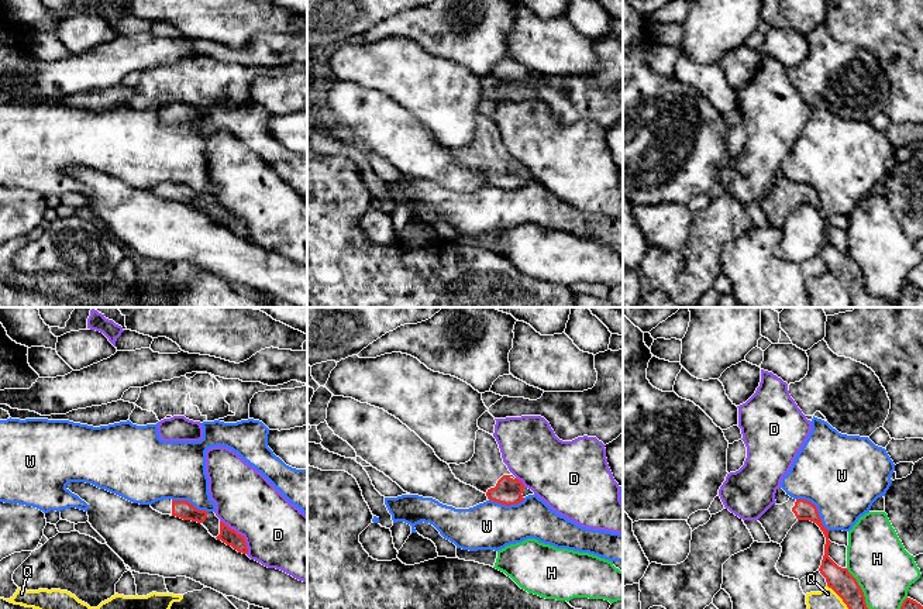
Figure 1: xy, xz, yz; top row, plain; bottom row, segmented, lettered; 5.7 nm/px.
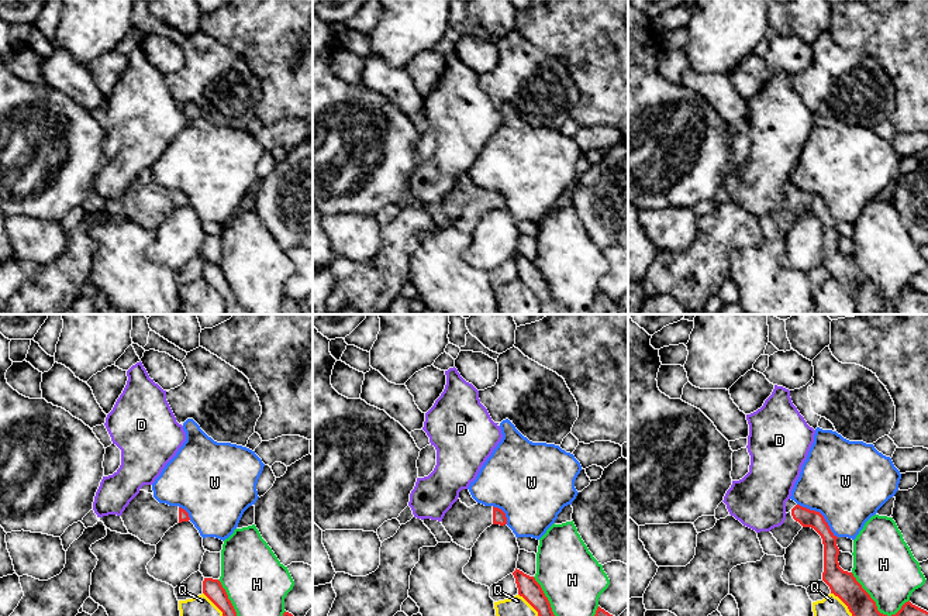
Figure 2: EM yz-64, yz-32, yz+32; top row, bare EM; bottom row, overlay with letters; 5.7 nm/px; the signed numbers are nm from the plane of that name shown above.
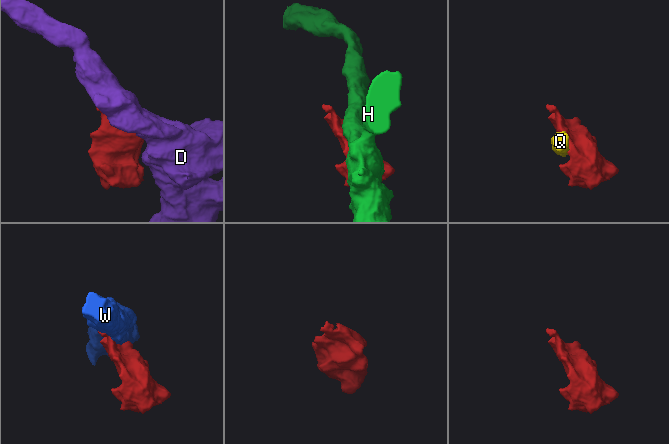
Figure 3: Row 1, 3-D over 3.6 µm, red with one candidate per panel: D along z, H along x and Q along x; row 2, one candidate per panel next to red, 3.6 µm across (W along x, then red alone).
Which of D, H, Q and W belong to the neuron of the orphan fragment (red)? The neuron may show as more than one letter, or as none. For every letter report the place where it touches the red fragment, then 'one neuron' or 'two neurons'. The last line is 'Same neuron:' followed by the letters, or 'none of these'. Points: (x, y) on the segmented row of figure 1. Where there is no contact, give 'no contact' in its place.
D: xy (240, 534) | two neurons
H: yz (860, 588) | two neurons
Q: yz (839, 595) | two neurons
W: yz (816, 509) | two neurons
Same neuron: none of these

